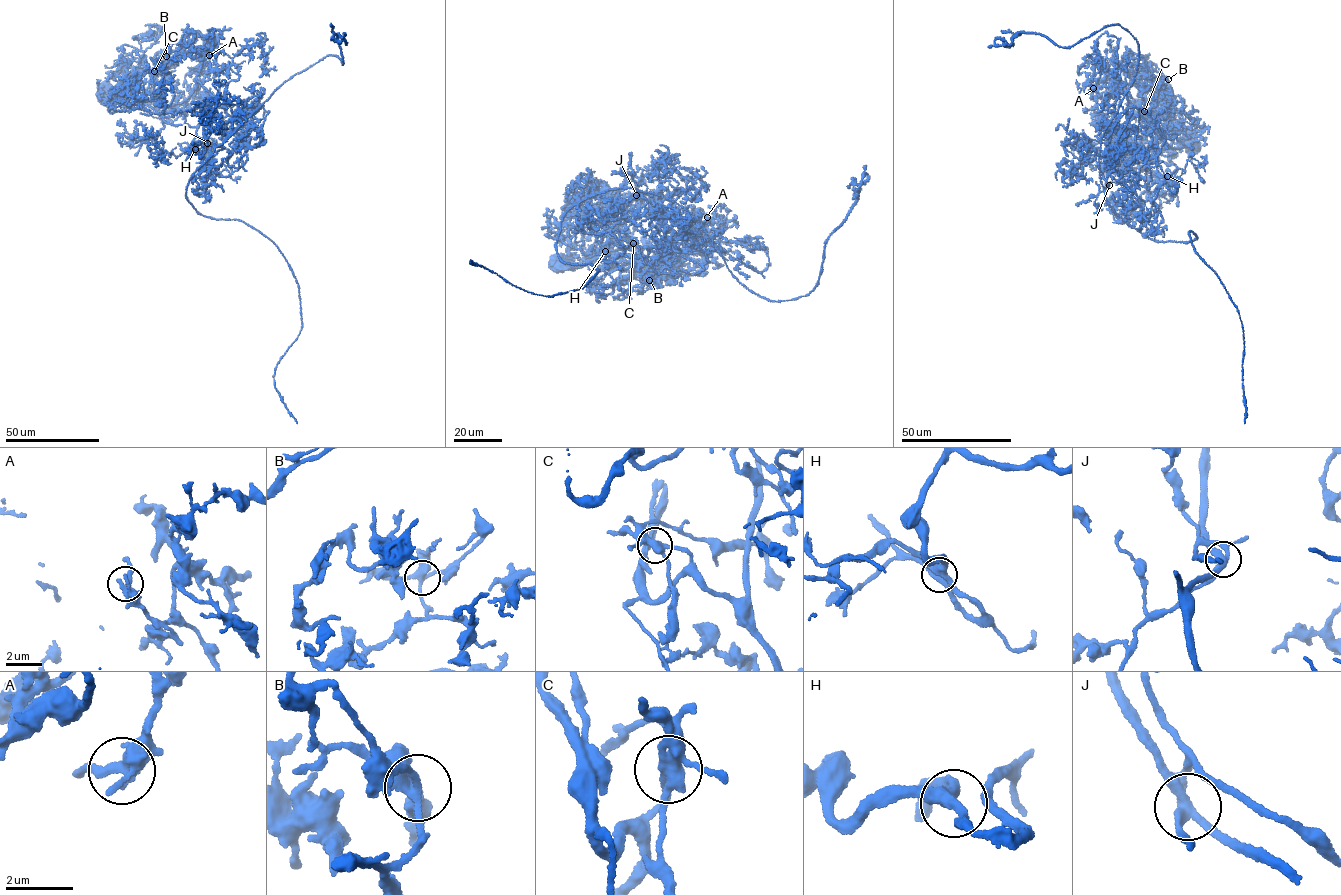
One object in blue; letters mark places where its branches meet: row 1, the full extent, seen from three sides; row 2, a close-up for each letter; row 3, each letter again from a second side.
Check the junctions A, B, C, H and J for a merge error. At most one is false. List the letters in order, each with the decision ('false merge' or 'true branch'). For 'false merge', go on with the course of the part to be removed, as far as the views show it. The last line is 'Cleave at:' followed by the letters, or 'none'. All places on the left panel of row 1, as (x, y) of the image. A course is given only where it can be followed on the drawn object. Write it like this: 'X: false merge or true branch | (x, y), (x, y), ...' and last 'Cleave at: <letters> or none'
A: true branch
B: true branch
C: true branch
H: true branch
J: false merge | (207, 142), (213, 152), (191, 175), (188, 201), (273, 242), (299, 287), (301, 331), (274, 376), (297, 423)
Cleave at: J

